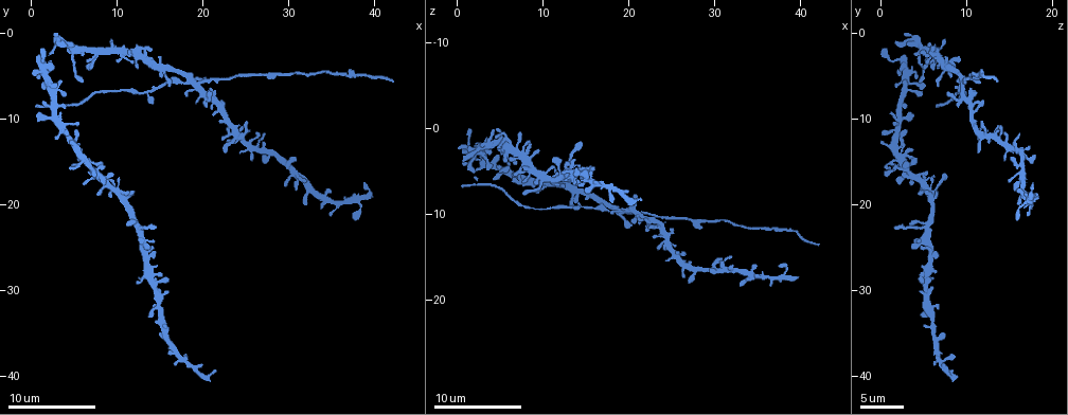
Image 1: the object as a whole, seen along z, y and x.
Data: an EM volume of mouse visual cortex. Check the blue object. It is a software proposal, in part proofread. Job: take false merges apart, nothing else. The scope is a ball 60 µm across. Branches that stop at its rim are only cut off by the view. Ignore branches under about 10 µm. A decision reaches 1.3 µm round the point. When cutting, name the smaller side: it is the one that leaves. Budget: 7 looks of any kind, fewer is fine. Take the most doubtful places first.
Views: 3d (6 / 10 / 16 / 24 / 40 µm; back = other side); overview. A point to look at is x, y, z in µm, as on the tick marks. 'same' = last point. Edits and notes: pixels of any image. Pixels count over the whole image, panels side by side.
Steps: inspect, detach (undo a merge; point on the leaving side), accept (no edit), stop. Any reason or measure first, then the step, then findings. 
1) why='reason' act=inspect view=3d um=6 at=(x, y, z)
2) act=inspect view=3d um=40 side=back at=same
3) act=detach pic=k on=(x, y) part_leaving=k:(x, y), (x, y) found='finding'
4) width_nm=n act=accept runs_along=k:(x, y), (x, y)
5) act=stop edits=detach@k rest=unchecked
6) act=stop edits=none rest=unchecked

why='thin arm on a thick one' act=inspect view=3d um=10 at=(19.6, 6.0, 9.4)

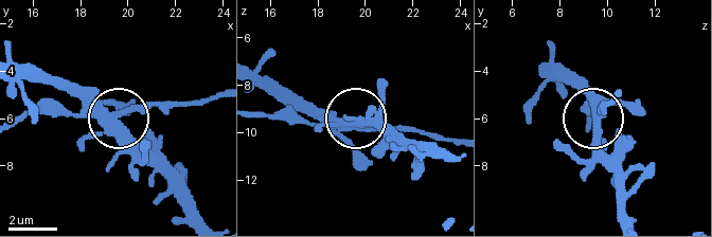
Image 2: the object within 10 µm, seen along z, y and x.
act=inspect view=3d um=6 at=same

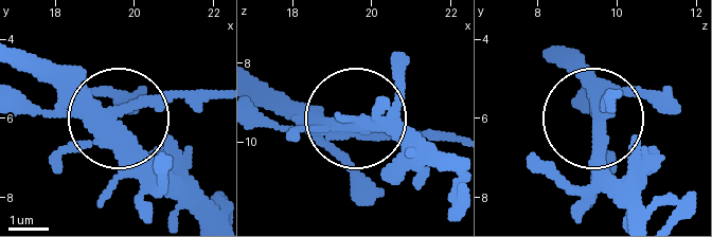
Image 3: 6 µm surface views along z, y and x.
arms=5 act=accept runs_along=3:(21, 55), (112, 112), (210, 98) found='all the same neuron'

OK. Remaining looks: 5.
why='narrows sharply' act=inspect view=3d um=16 at=(12.8, 7.0, 9.2)

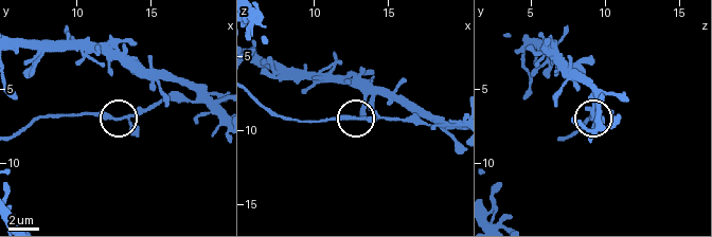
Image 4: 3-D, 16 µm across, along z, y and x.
act=inspect view=3d um=16 side=back at=(13.2, 6.8, 9.2)

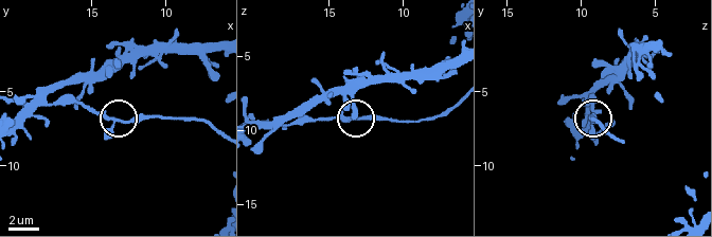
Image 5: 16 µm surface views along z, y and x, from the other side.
act=accept found='all the same neuron'

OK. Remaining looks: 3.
why='calibre changes' act=inspect view=3d um=6 at=(29.2, 4.6, 10.8)

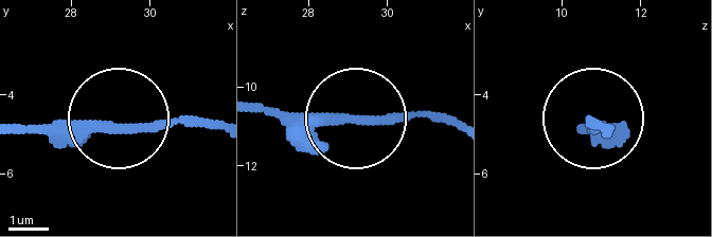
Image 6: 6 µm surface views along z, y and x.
width_nm=230 act=accept runs_along=6:(264, 106), (295, 116), (452, 116) found='one neuron here'

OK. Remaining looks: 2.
act=stop edits=none rest=unchecked

